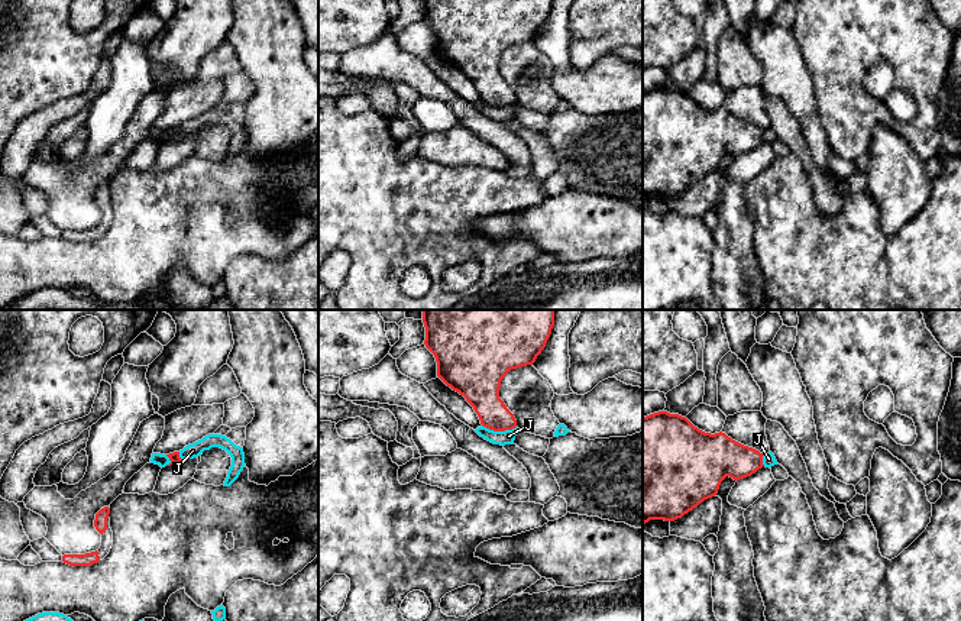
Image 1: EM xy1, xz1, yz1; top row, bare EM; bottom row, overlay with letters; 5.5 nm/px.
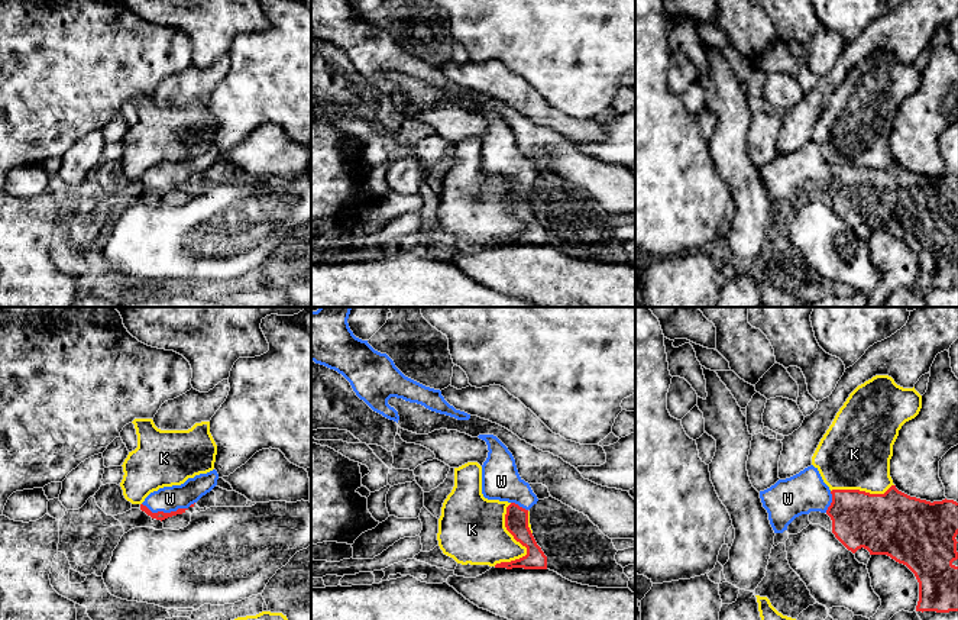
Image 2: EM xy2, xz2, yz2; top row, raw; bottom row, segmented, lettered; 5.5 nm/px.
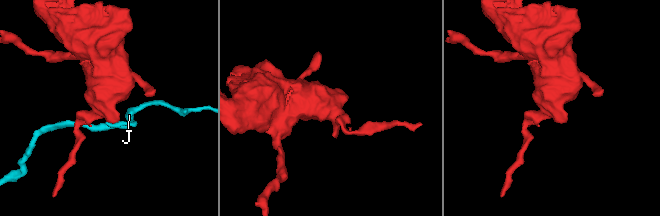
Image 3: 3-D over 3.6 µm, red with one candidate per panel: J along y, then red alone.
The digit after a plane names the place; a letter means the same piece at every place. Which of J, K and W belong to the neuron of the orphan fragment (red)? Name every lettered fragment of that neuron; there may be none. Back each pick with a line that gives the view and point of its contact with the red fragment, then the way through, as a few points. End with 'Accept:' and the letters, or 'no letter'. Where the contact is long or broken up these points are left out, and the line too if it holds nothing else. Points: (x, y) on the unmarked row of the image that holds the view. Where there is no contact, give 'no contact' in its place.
W: xy2 (168, 189) | across xy2 (161, 191), (168, 189), (170, 174)
Accept: W

